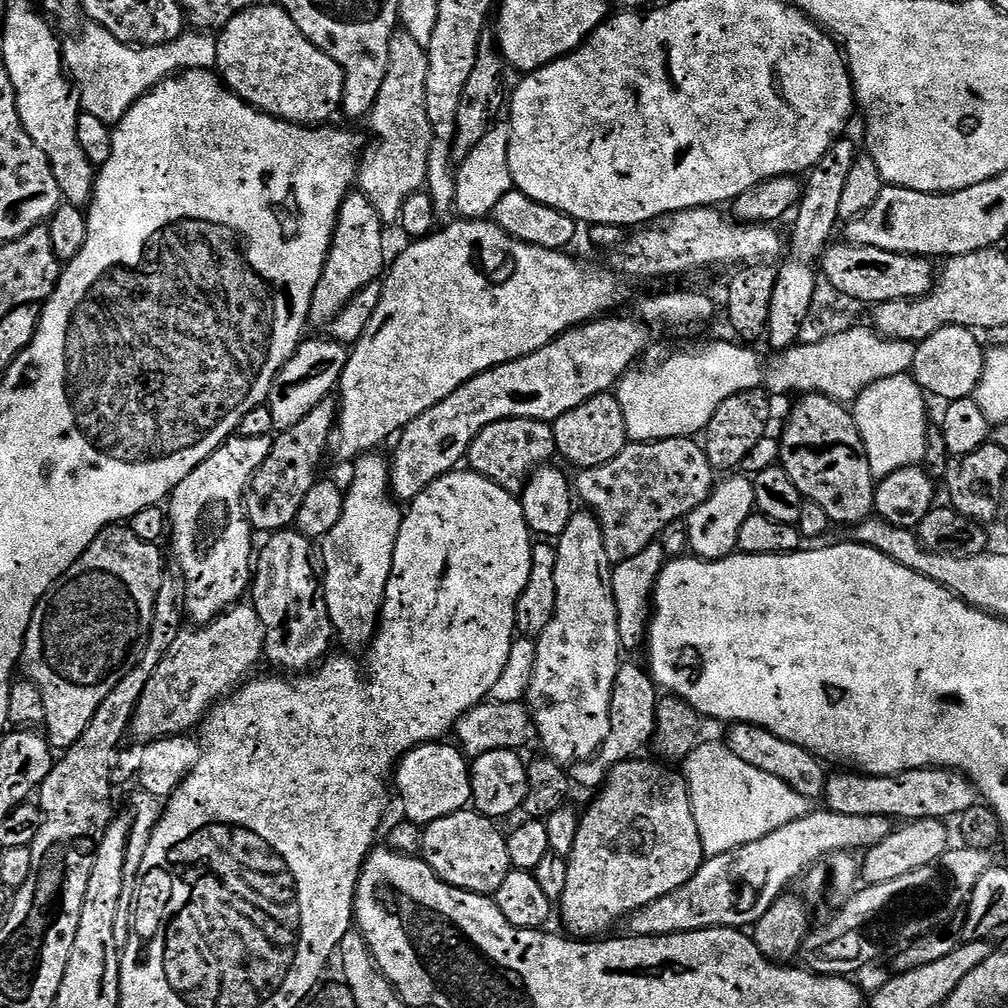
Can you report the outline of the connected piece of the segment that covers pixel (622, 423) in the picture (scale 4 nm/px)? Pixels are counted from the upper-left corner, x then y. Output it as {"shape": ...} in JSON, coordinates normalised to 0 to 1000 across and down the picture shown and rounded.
{"shape":[[[606,388],[595,389],[589,395],[577,399],[577,403],[569,403],[569,407],[562,407],[548,421],[550,438],[555,455],[564,456],[568,465],[592,464],[617,450],[624,440],[621,415],[617,415],[617,403]]]}

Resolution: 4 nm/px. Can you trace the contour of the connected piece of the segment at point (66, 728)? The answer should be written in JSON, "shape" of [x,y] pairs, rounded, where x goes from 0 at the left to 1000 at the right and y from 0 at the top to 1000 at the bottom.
{"shape":[[[112,522],[103,524],[97,530],[97,534],[93,534],[93,538],[89,538],[87,545],[77,554],[77,558],[73,558],[73,562],[69,562],[69,565],[65,565],[65,569],[62,569],[62,573],[58,573],[52,578],[47,589],[36,598],[36,604],[30,613],[30,621],[26,625],[20,659],[22,660],[22,667],[24,663],[23,670],[36,679],[42,688],[43,721],[48,722],[46,733],[53,743],[65,744],[70,738],[77,736],[77,732],[81,732],[81,728],[89,720],[89,712],[93,712],[93,704],[97,704],[97,700],[101,700],[105,688],[109,688],[109,685],[113,685],[113,681],[117,681],[117,677],[121,677],[121,673],[125,673],[128,665],[141,653],[149,629],[149,617],[153,613],[153,597],[157,593],[157,585],[161,581],[165,570],[163,552],[159,549],[159,543],[158,539],[141,538],[141,534],[137,534],[137,530],[133,530],[130,523]]]}

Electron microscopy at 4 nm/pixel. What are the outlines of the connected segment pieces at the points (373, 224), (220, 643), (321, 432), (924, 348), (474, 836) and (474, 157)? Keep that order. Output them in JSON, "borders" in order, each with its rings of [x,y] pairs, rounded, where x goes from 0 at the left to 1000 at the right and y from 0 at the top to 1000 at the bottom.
{"borders":[[[[356,188],[346,190],[335,208],[333,227],[321,261],[319,276],[315,276],[315,284],[312,284],[306,309],[306,319],[311,326],[313,324],[324,326],[356,289],[372,278],[378,277],[383,266],[381,229],[383,229],[381,219],[377,217],[375,208],[371,208],[368,200],[361,195],[361,191]]],[[[249,598],[231,599],[207,619],[179,626],[177,633],[173,633],[173,641],[165,645],[165,653],[149,669],[145,685],[141,685],[141,692],[131,709],[130,729],[146,736],[189,727],[210,705],[211,698],[233,687],[255,666],[254,658],[261,655],[262,622]]],[[[329,395],[320,397],[312,403],[312,407],[308,407],[308,411],[304,411],[304,415],[300,415],[300,419],[296,419],[296,423],[281,426],[271,436],[268,454],[256,462],[242,490],[242,508],[255,529],[281,528],[293,521],[300,497],[318,471],[317,459],[324,448],[326,451],[334,412],[334,398]]],[[[938,323],[927,331],[923,331],[918,337],[912,338],[908,342],[909,350],[903,368],[905,376],[922,394],[930,393],[933,399],[961,396],[967,390],[974,373],[978,352],[977,342],[972,342],[972,337],[968,333],[971,332],[965,326],[955,325],[954,323]]],[[[471,804],[451,806],[442,812],[435,812],[435,815],[420,818],[417,830],[416,848],[431,863],[437,873],[442,874],[446,879],[469,885],[475,889],[488,889],[502,875],[502,867],[510,864],[504,846],[504,835],[501,826],[495,825],[493,814],[478,809]]],[[[504,121],[489,122],[488,127],[466,149],[462,161],[452,168],[452,205],[453,215],[461,218],[479,218],[487,215],[488,209],[502,196],[504,190],[509,189],[508,174],[506,173],[506,133],[508,124]]]]}

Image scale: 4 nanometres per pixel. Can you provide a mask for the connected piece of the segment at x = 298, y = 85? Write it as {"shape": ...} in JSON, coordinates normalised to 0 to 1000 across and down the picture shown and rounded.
{"shape":[[[264,2],[255,8],[244,10],[232,18],[214,36],[216,58],[213,70],[222,83],[245,103],[277,119],[299,125],[321,125],[332,111],[338,110],[341,101],[341,70],[331,58],[319,54],[298,33],[288,14],[277,3]]]}

